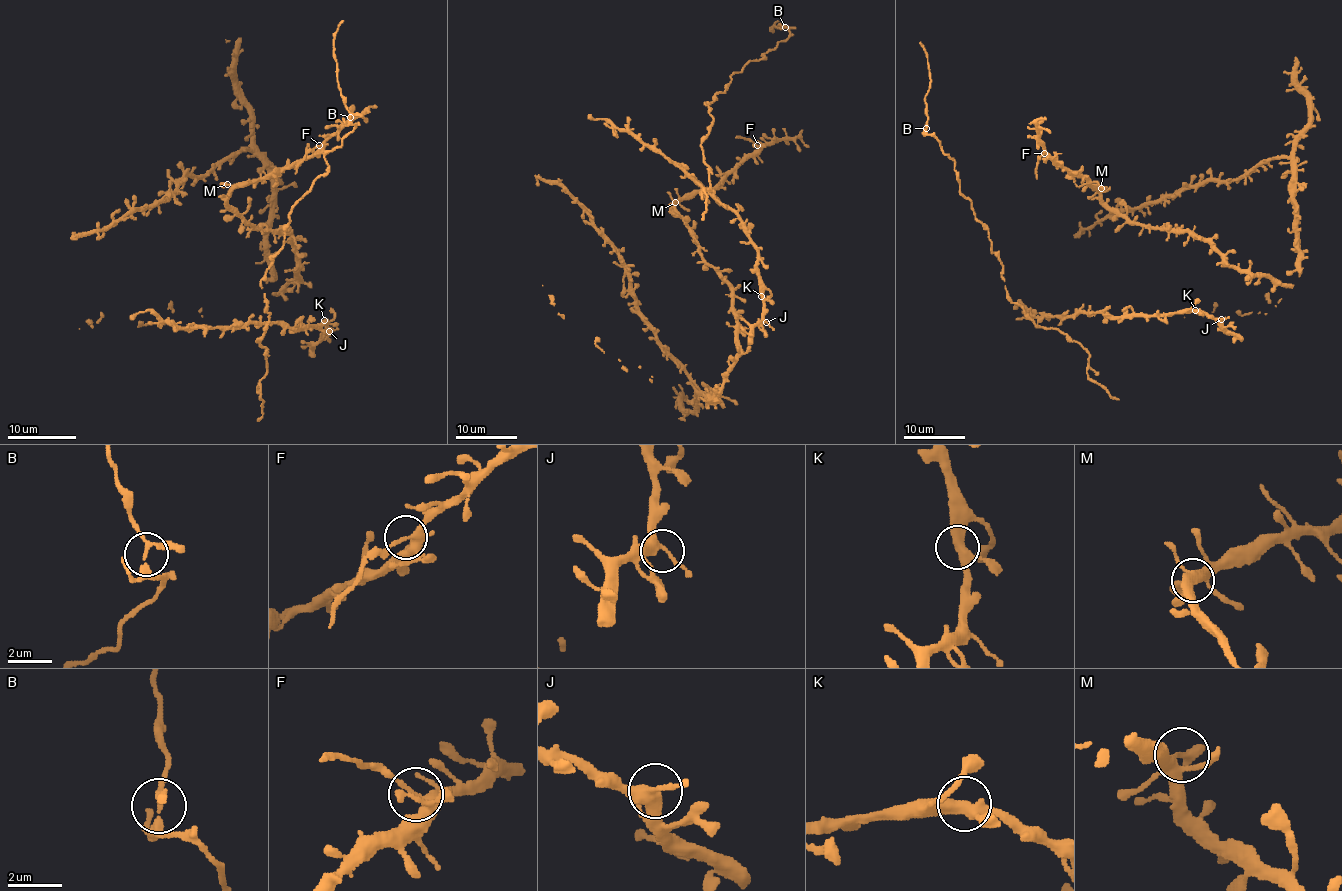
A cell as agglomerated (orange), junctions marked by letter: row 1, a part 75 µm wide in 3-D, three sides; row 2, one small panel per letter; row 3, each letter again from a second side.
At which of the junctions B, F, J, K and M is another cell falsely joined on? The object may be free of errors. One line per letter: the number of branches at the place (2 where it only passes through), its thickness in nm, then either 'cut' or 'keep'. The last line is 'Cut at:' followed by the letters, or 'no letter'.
B: branches 4; calibre 190 nm; keep
F: branches 4; calibre 280 nm; cut
J: branches 3; calibre 300 nm; keep
K: branches 3; calibre 360 nm; keep
M: branches 4; calibre 280 nm; keep
Cut at: F

